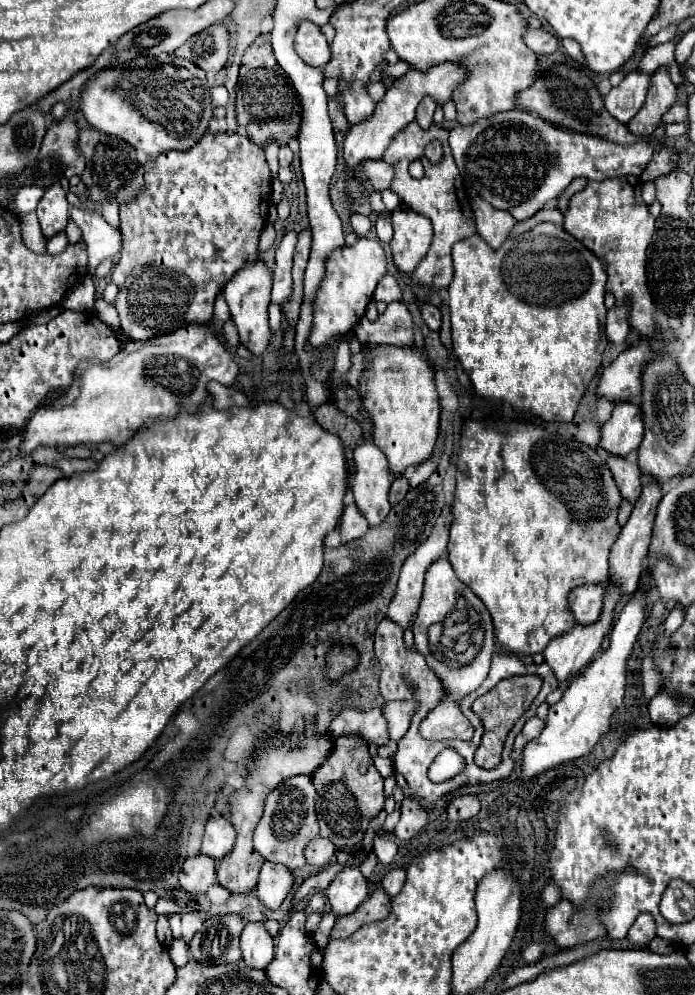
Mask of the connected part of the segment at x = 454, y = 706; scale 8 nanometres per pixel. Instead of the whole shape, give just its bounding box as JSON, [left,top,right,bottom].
[412,558,494,740]

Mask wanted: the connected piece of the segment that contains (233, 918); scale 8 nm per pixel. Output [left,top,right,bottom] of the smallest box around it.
[190,914,244,964]

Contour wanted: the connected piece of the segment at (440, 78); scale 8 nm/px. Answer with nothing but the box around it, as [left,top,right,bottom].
[344,62,468,168]

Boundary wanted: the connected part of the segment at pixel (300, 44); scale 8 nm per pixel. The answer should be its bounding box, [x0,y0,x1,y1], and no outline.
[294,22,330,66]

